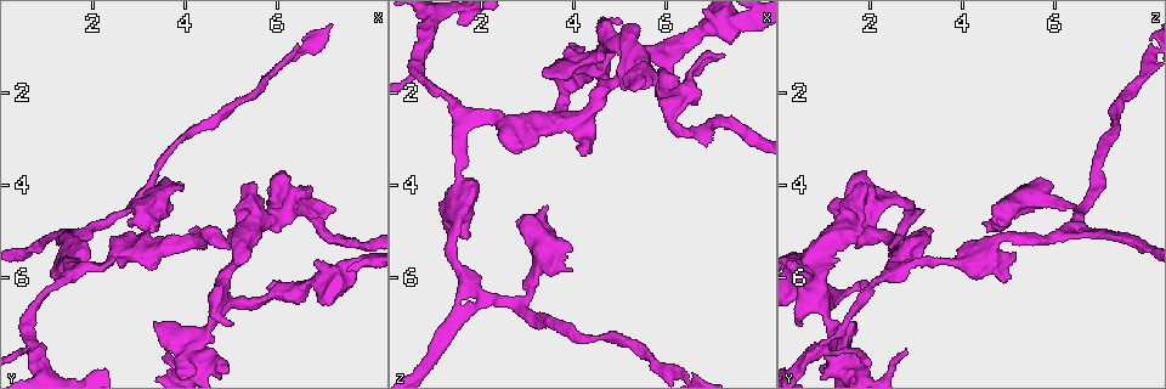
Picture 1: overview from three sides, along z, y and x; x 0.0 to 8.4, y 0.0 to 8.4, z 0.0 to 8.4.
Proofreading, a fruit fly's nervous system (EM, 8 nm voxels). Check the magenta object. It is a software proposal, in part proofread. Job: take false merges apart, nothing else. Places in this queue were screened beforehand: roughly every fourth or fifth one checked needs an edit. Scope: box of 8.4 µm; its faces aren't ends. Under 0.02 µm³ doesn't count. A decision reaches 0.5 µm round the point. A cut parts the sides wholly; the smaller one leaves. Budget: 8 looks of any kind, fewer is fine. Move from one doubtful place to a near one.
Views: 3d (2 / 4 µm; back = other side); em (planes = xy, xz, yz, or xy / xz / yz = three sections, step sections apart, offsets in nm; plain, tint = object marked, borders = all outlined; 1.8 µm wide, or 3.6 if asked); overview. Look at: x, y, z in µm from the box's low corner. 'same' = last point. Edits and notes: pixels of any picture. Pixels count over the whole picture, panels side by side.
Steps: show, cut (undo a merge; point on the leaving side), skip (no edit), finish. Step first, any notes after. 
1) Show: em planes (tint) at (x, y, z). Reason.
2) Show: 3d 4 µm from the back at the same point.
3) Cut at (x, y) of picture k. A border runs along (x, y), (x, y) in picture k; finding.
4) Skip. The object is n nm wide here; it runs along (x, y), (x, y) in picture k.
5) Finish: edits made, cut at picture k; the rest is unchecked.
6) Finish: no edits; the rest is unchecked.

Show: em xy step 4 (tint) at (5.25, 5.00, 1.30). Abrupt turn.

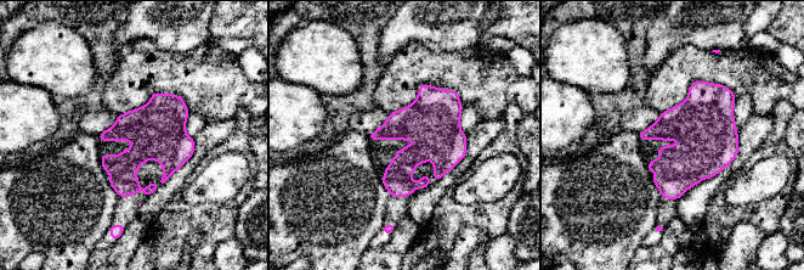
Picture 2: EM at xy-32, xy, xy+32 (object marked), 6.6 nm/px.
Show: em planes (tint) at the same point. Another direction.

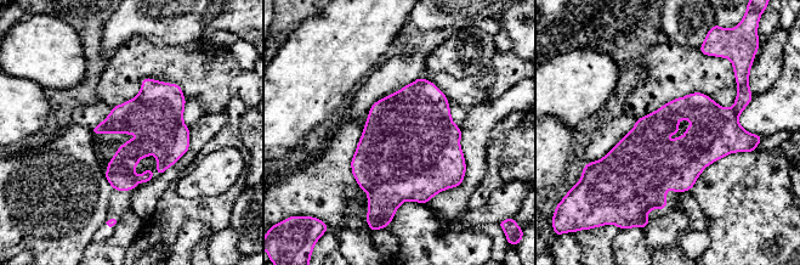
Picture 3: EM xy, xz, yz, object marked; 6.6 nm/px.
Skip. One neuron here.

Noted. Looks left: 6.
Show: em planes (tint) at (1.65, 5.10, 6.00). Three arms meet.

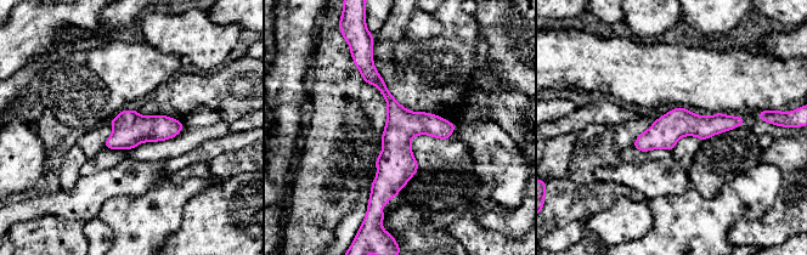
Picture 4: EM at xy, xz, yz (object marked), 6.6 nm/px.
Skip. It runs along (370, 62), (395, 109), (382, 198) in picture 4; one neuron here.

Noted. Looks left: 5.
Show: em planes (borders) at (1.65, 5.85, 2.45). Side arm on a straight run.

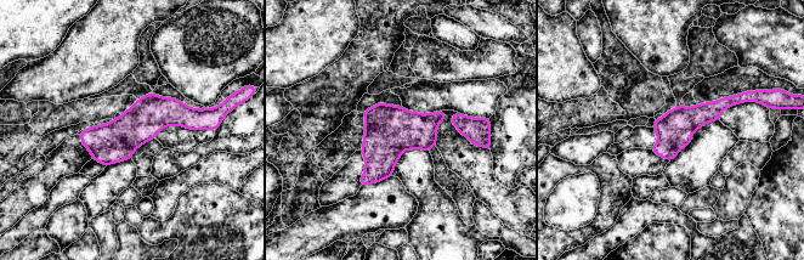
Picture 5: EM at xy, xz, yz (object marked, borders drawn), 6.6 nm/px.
Skip. All the same neuron.

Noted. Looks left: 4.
Finish: no edits; the rest is unchecked.

